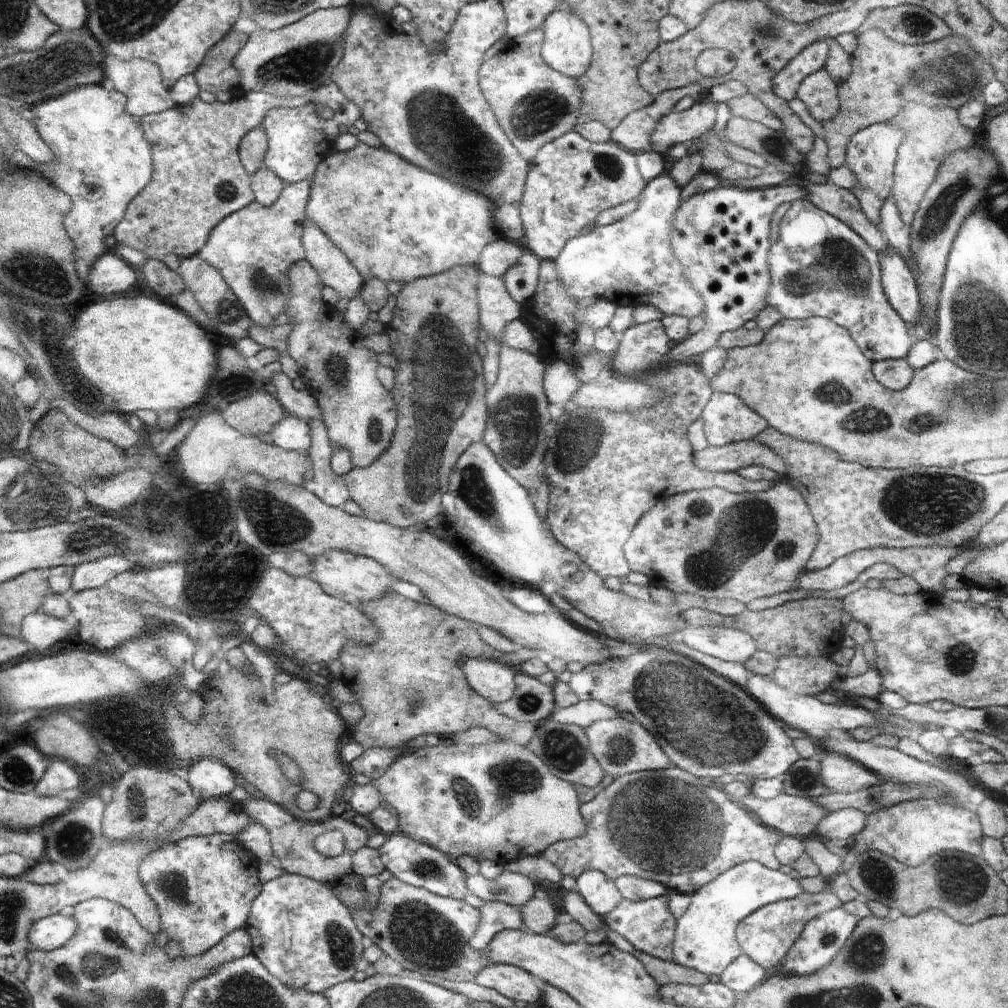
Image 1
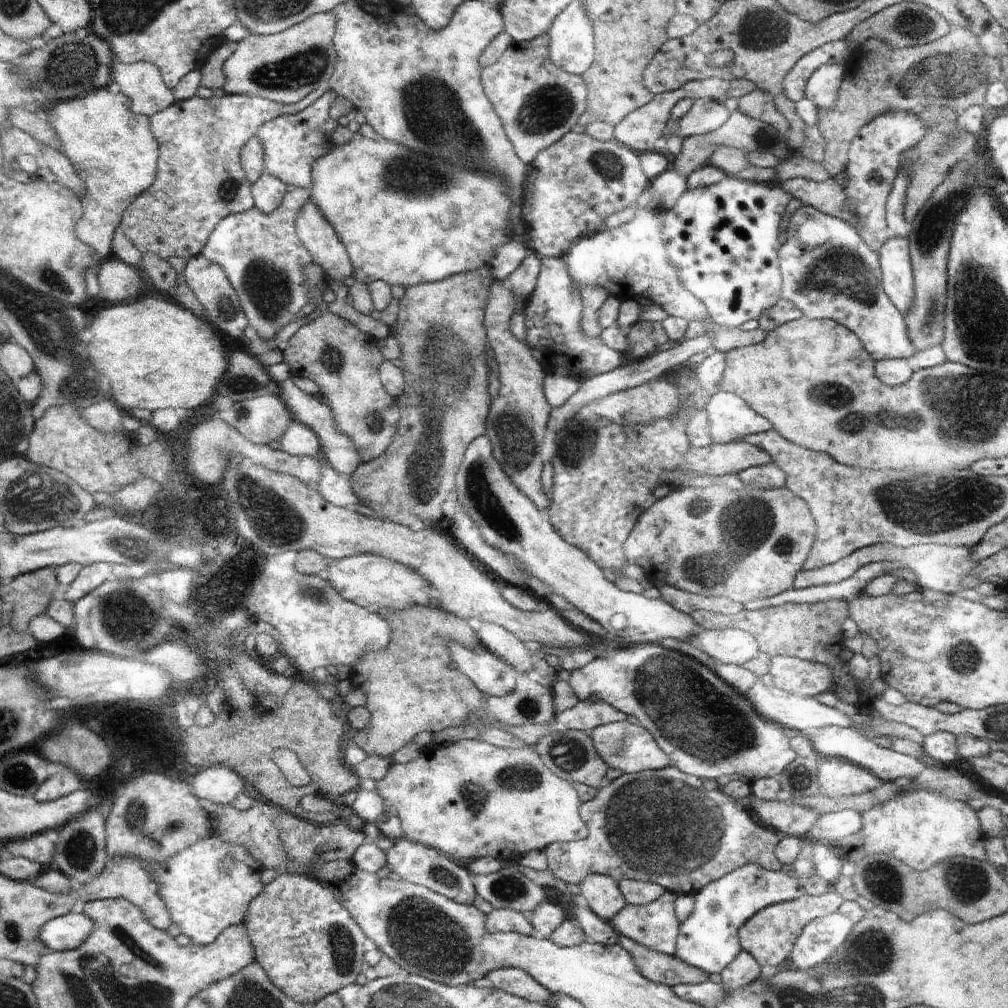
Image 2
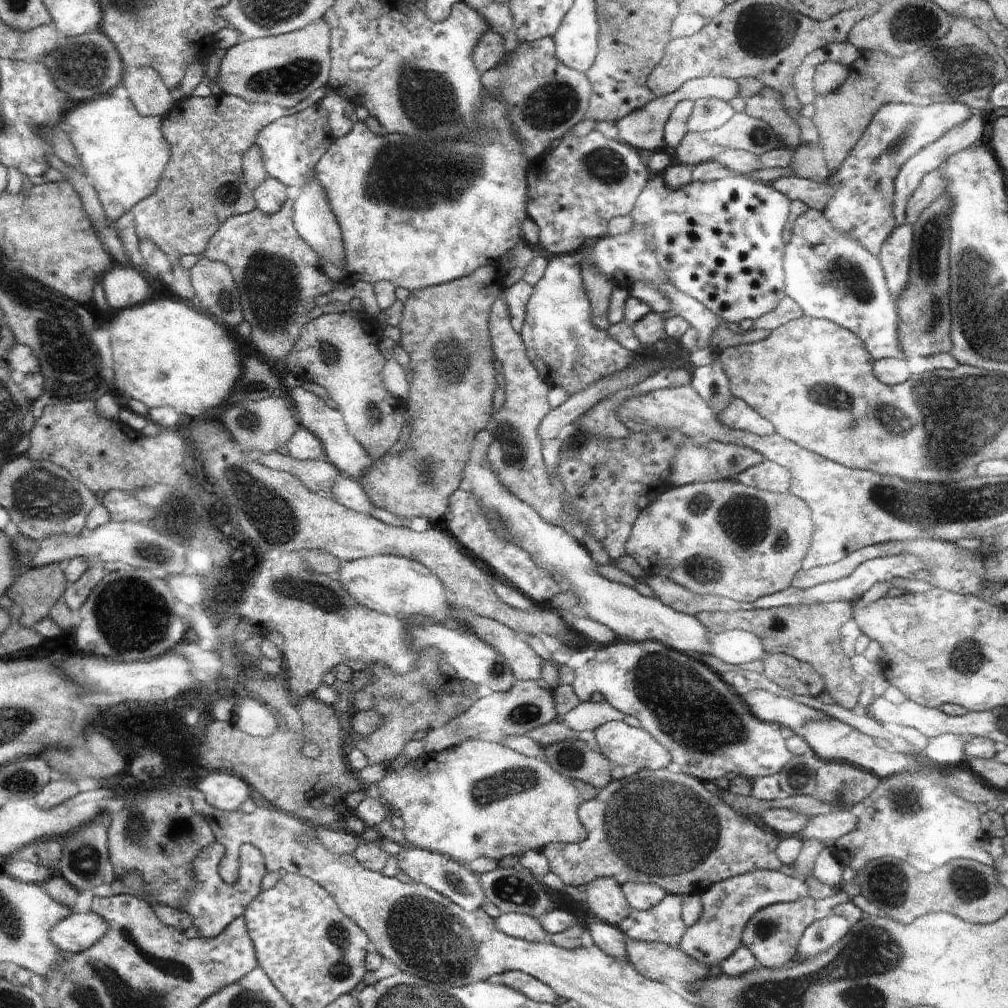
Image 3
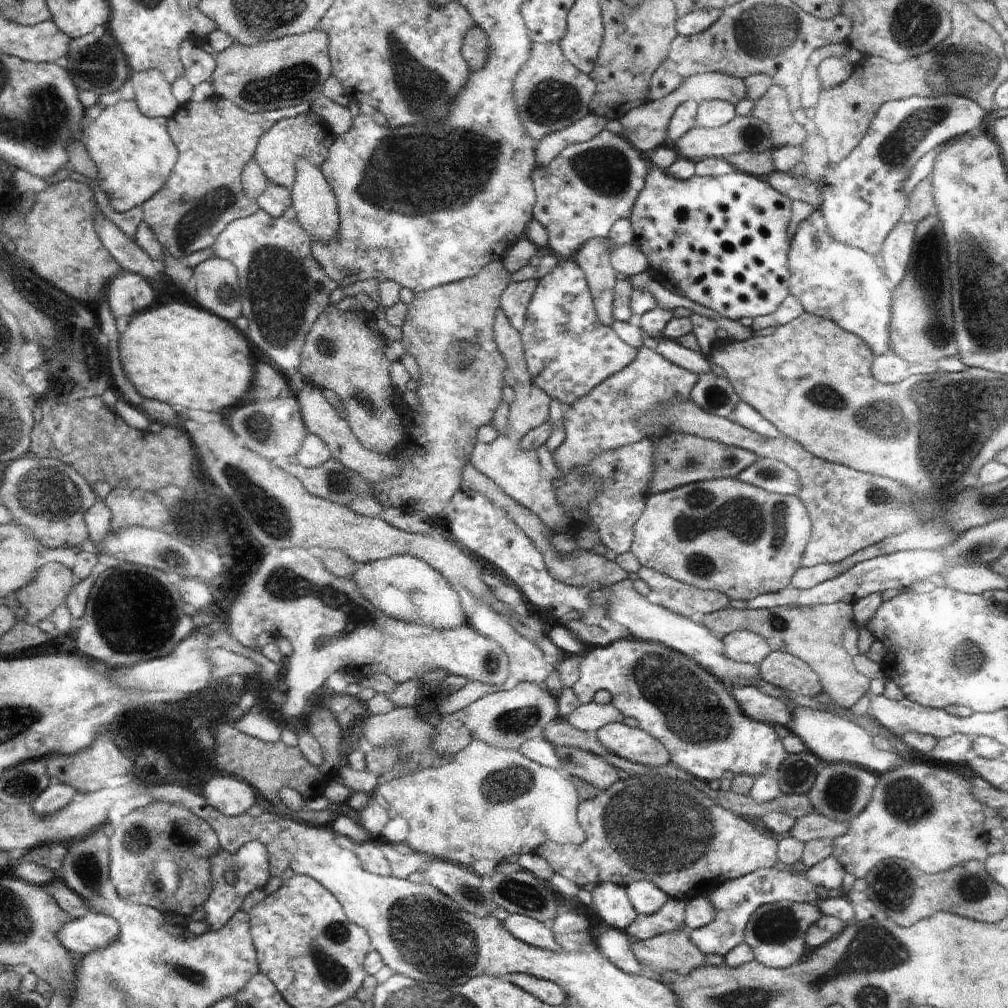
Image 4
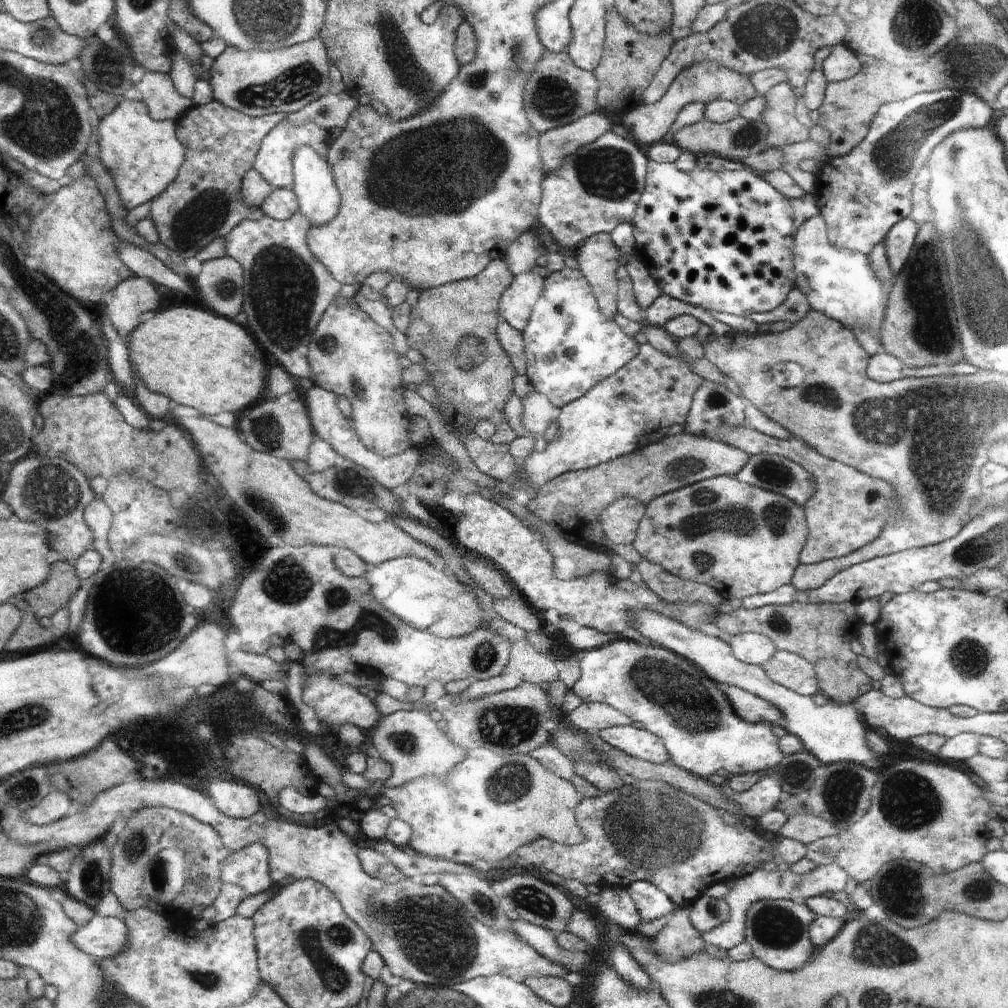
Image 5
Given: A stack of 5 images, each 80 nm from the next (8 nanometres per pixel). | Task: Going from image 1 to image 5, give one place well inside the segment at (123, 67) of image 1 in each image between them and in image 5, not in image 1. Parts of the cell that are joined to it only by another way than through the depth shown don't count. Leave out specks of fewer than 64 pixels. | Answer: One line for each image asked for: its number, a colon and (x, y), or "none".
2: (141, 82)
3: (147, 91)
4: (153, 95)
5: (163, 101)

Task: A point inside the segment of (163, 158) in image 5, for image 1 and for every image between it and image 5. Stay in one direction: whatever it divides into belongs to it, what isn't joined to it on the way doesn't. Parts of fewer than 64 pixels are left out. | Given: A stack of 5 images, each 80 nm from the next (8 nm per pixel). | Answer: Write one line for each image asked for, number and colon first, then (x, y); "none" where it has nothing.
1: (102, 160)
2: (113, 149)
3: (125, 153)
4: (134, 154)

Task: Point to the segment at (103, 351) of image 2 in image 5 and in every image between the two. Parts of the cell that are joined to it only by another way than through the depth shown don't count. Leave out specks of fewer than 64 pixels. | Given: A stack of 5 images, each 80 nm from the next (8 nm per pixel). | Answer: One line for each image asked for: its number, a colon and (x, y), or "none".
3: (166, 352)
4: (176, 353)
5: (198, 358)

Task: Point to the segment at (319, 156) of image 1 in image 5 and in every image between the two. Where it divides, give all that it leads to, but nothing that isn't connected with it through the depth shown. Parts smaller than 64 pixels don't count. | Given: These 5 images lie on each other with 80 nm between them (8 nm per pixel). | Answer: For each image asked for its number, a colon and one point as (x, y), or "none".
2: (293, 143)
3: (291, 147)
4: (281, 148)
5: (275, 163)

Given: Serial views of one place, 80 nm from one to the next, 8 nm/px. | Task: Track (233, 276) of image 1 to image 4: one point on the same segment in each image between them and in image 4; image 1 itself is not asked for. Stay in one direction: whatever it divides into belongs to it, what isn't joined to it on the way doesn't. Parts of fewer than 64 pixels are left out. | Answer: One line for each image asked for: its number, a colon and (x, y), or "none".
2: (264, 259)
3: (278, 274)
4: (284, 289)

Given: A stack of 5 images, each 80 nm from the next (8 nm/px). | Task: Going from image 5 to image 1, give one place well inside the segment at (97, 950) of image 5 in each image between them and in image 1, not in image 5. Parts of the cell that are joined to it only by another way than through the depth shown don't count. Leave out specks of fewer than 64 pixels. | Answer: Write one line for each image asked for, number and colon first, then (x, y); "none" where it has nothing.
1: (48, 933)
2: (68, 932)
3: (78, 932)
4: (93, 930)

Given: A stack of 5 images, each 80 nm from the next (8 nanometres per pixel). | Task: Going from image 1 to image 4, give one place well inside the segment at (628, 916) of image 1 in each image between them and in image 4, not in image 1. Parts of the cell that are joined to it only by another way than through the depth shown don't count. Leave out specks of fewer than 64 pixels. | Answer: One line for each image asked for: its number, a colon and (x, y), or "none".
2: (655, 925)
3: (663, 923)
4: (671, 916)

